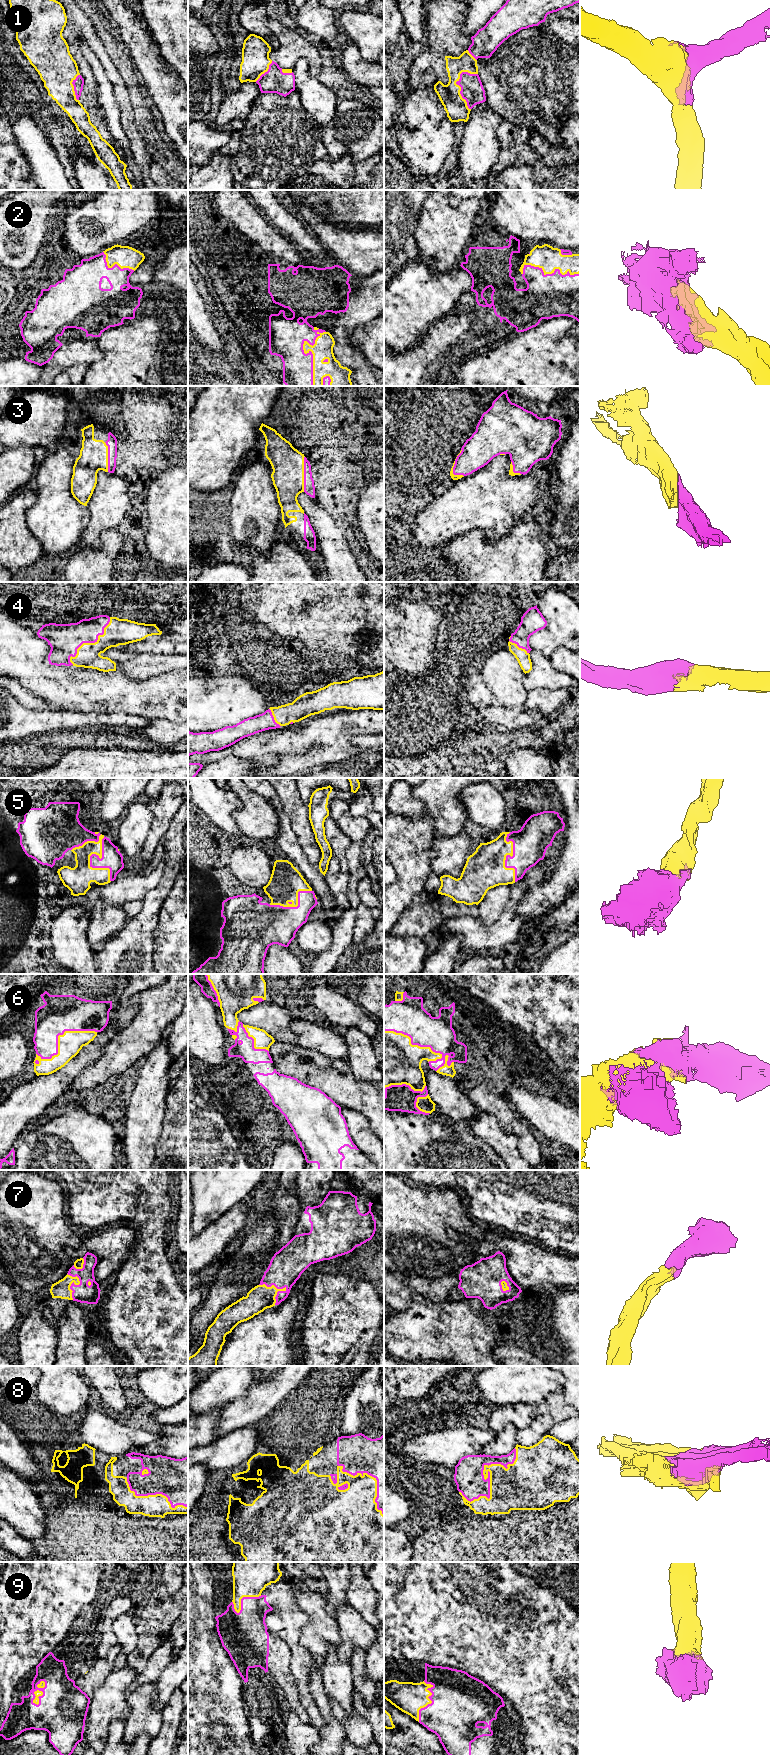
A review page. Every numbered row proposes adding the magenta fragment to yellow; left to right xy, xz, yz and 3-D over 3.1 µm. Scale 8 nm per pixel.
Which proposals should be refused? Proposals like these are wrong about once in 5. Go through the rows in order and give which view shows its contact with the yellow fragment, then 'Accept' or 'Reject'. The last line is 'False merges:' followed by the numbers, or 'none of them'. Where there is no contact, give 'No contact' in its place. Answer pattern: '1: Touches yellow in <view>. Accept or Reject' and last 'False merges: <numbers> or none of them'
1: Touches yellow in yz. Accept
2: Touches yellow in xz. Accept
3: Touches yellow in xz. Accept
4: Touches yellow in xy. Accept
5: Touches yellow in xy. Accept
6: Touches yellow in xy. Accept
7: Touches yellow in xz. Accept
8: Touches yellow in yz. Accept
9: Touches yellow in xy. Accept
False merges: none of them

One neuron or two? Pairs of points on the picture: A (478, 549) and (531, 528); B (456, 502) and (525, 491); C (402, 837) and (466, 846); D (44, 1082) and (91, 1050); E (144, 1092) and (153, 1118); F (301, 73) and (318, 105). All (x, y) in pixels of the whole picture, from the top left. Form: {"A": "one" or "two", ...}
{"A": "one", "B": "one", "C": "two", "D": "one", "E": "one", "F": "one"}

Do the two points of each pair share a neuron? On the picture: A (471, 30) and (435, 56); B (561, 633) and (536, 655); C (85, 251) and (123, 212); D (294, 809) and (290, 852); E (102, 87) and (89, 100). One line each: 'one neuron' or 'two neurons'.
A: two neurons
B: two neurons
C: one neuron
D: two neurons
E: two neurons

